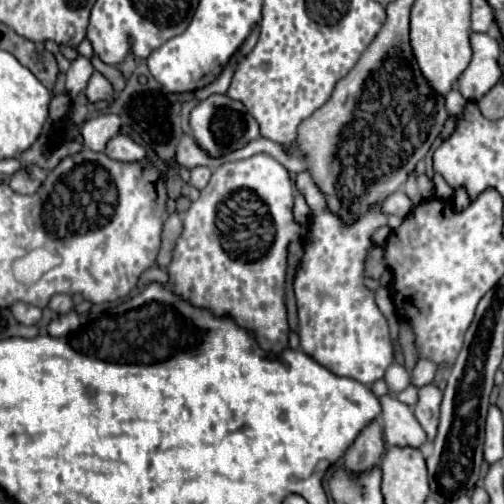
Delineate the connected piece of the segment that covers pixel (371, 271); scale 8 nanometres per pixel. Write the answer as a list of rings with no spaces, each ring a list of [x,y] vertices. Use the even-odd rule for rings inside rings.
[[[373,245],[371,249],[369,249],[369,255],[367,255],[367,259],[365,259],[365,275],[367,277],[371,277],[371,279],[379,279],[381,275],[383,275],[383,271],[385,271],[385,267],[383,267],[383,263],[381,263],[381,251],[379,251],[381,247],[377,247],[377,245]]]

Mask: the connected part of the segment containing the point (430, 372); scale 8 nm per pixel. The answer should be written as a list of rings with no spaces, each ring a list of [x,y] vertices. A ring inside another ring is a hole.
[[[419,359],[417,365],[415,365],[415,369],[411,371],[411,383],[415,387],[425,387],[425,385],[429,385],[433,381],[435,371],[437,371],[435,363],[431,363],[427,359]]]

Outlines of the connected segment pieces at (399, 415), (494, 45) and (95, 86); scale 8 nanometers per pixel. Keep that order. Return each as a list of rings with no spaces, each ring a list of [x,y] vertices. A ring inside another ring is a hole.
[[[381,395],[381,423],[385,431],[385,439],[389,445],[411,445],[421,447],[425,443],[425,431],[415,419],[409,405],[401,403],[395,395]]]
[[[471,33],[473,59],[457,79],[457,89],[467,101],[479,101],[499,79],[499,43],[487,33]]]
[[[95,71],[95,73],[91,75],[87,87],[85,87],[85,95],[87,95],[87,99],[89,99],[91,103],[97,103],[97,101],[113,99],[115,91],[113,91],[111,83],[109,83],[99,71]]]

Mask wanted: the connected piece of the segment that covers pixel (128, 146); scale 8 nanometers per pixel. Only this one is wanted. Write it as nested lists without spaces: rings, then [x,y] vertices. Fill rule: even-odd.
[[[117,135],[107,143],[105,155],[109,155],[111,159],[121,159],[125,163],[133,163],[133,161],[145,159],[145,149],[141,145],[137,145],[131,137]]]

